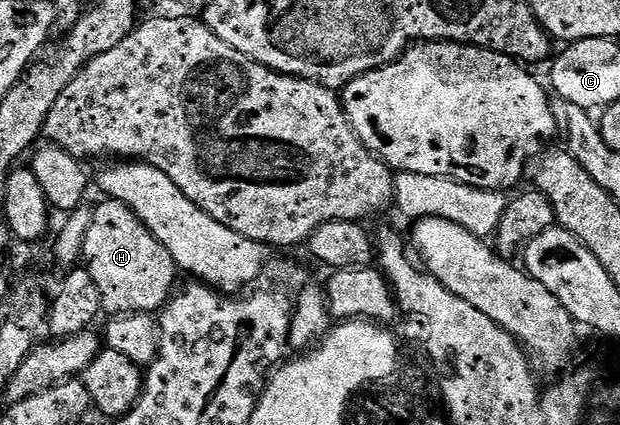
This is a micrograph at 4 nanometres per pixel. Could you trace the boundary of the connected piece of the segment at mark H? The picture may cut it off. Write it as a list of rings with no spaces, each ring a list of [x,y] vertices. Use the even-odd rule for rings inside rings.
[[[104,200],[100,207],[95,207],[83,251],[86,260],[88,258],[86,268],[90,276],[94,276],[94,284],[98,284],[98,292],[102,296],[102,307],[107,313],[109,310],[109,315],[159,312],[168,305],[168,299],[177,289],[176,261],[172,259],[170,252],[166,252],[164,245],[148,231],[146,224],[125,203]]]

